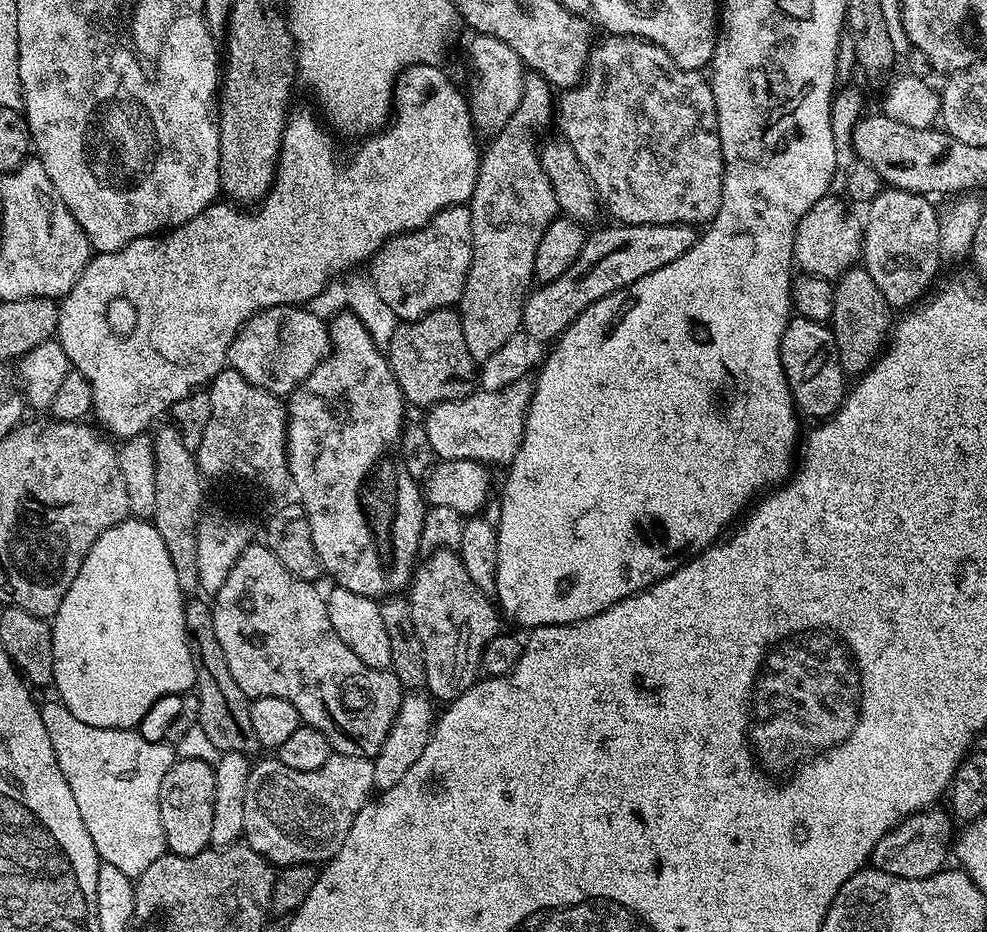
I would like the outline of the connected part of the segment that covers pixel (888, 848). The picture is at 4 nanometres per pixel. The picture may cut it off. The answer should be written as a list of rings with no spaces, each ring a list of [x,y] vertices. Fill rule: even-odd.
[[[940,806],[925,808],[908,816],[902,823],[894,825],[888,833],[874,846],[870,857],[871,867],[886,870],[886,874],[894,874],[898,878],[930,878],[935,872],[945,867],[944,859],[950,856],[950,845],[954,840],[952,824],[954,820],[947,811]]]

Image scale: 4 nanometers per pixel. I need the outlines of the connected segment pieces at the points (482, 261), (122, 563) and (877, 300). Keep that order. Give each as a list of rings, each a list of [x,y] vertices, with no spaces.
[[[528,74],[524,77],[522,87],[518,92],[518,99],[516,101],[516,110],[512,117],[508,119],[507,126],[495,137],[496,140],[489,148],[485,147],[482,152],[482,159],[480,162],[480,178],[476,182],[476,186],[472,191],[472,198],[470,207],[472,210],[472,261],[470,262],[470,270],[468,271],[468,286],[460,295],[460,302],[458,311],[460,314],[460,325],[462,326],[462,334],[466,334],[466,350],[470,350],[470,358],[477,362],[483,362],[490,358],[496,350],[506,343],[506,338],[510,338],[515,332],[521,331],[522,321],[524,319],[524,301],[528,299],[530,289],[534,284],[534,277],[532,271],[534,270],[534,258],[538,254],[538,242],[542,242],[542,234],[550,226],[550,222],[557,219],[558,209],[556,207],[556,199],[550,190],[543,190],[544,192],[528,192],[528,188],[532,188],[536,184],[536,176],[538,180],[538,173],[540,172],[540,161],[538,159],[537,149],[532,148],[532,144],[528,139],[532,136],[532,128],[544,128],[548,123],[553,123],[554,120],[554,89],[548,81],[535,74]]]
[[[139,518],[123,520],[118,526],[106,530],[90,546],[90,554],[82,562],[82,570],[78,570],[78,578],[66,590],[66,598],[62,598],[62,606],[58,606],[52,626],[52,645],[54,646],[54,674],[52,684],[56,688],[55,695],[60,703],[65,704],[81,722],[89,726],[102,726],[103,728],[127,728],[135,729],[141,718],[166,694],[178,694],[187,692],[196,683],[196,662],[192,659],[192,652],[188,648],[188,635],[184,629],[184,602],[186,596],[178,586],[178,574],[174,574],[174,562],[170,562],[170,554],[166,554],[166,542],[162,542],[162,534],[158,534],[156,525]]]
[[[863,266],[849,268],[835,281],[834,314],[830,327],[834,342],[838,342],[838,358],[845,377],[863,376],[884,351],[894,327],[893,309]]]

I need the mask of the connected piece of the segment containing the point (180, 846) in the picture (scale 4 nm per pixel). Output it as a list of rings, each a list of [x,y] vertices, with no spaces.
[[[177,759],[166,770],[160,791],[162,830],[167,851],[173,856],[193,856],[210,845],[210,821],[214,819],[214,774],[213,765],[201,760]]]

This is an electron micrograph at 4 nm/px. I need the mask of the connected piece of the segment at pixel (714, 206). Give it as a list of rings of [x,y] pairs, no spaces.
[[[636,36],[603,37],[605,40],[595,45],[588,55],[588,69],[575,88],[567,89],[564,96],[558,100],[558,124],[560,120],[559,135],[568,141],[568,144],[578,154],[578,162],[586,170],[586,174],[592,179],[592,185],[596,188],[597,197],[608,207],[608,212],[613,221],[621,224],[690,224],[704,226],[715,218],[722,202],[722,186],[724,185],[724,159],[722,158],[722,146],[718,134],[718,114],[714,106],[714,94],[711,83],[704,80],[699,71],[691,72],[685,68],[679,68],[657,44],[651,44],[648,40],[639,40]]]

